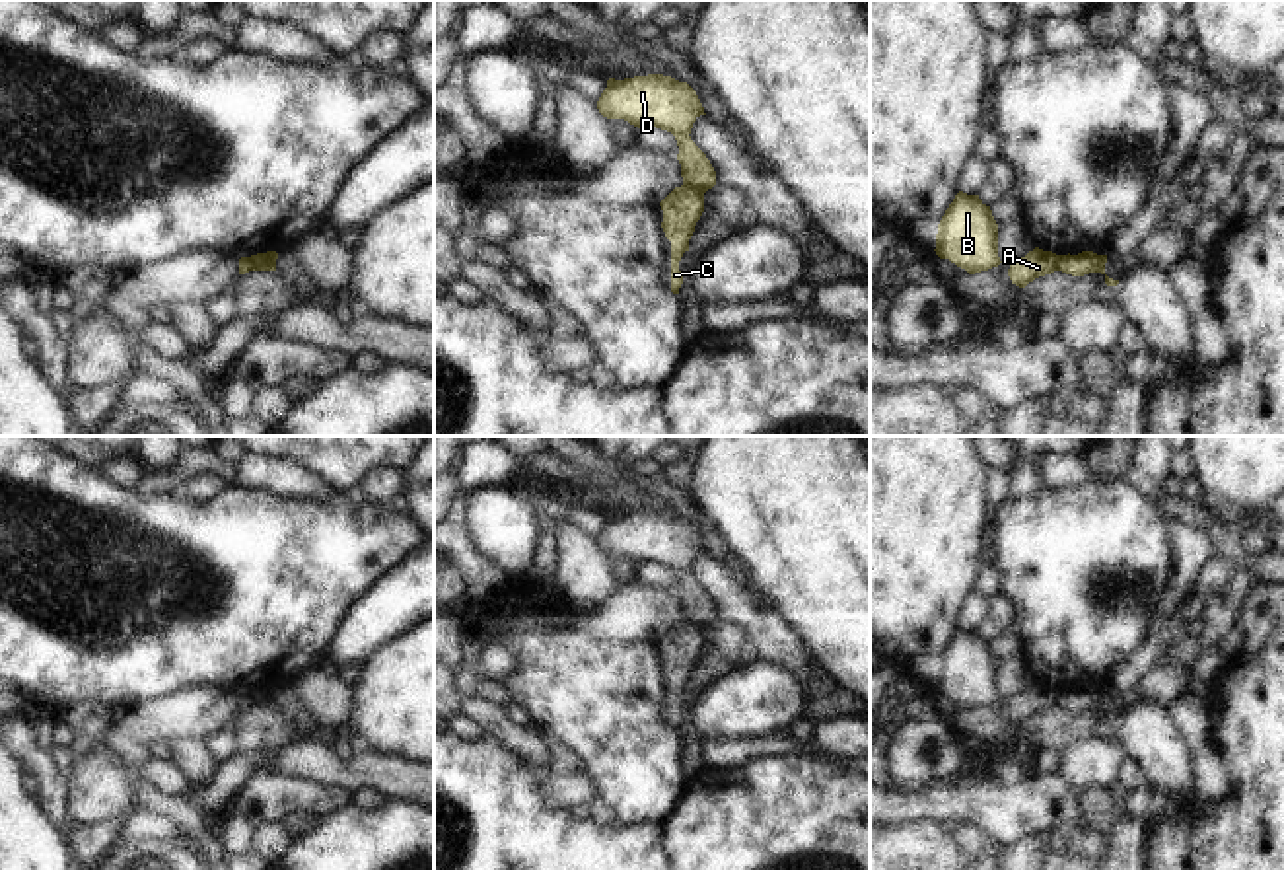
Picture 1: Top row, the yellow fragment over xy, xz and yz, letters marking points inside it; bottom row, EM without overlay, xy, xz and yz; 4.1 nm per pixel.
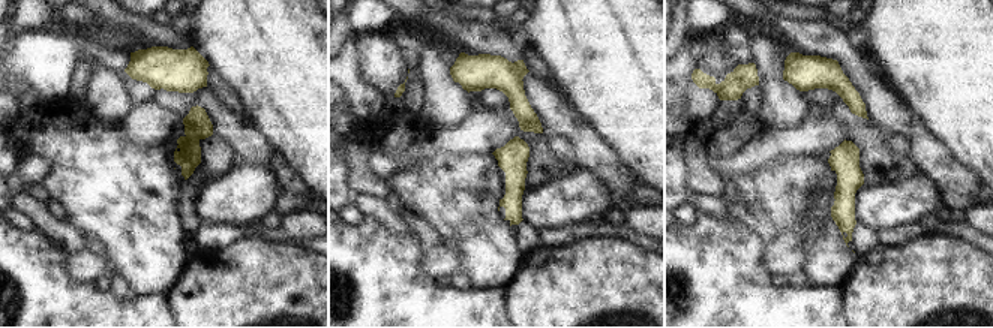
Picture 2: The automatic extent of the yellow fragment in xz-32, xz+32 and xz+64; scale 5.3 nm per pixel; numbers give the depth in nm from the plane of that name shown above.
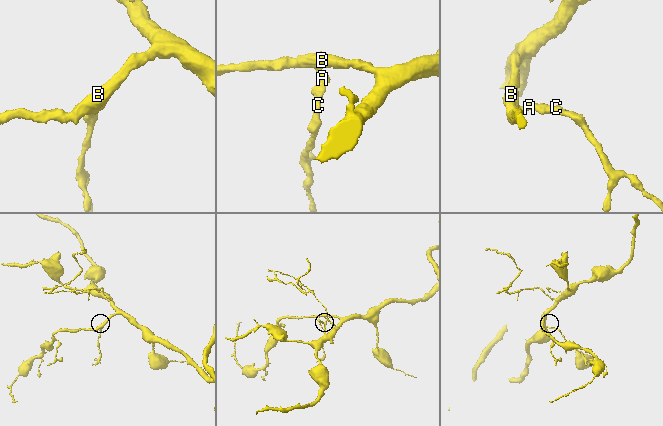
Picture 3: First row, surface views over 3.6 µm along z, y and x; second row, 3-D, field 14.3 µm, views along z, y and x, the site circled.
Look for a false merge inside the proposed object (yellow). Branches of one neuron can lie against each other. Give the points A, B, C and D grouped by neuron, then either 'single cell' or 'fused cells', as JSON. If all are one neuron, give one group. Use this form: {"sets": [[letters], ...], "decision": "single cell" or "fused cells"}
{"sets": [["A", "B", "D"], ["C"]], "decision": "fused cells"}

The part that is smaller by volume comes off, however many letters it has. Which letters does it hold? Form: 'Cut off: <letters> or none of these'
Cut off: C

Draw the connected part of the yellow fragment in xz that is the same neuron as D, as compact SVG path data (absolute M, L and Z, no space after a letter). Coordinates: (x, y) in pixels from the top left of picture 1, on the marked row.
M663 74L607 80L597 109L607 119L624 119L634 127L652 125L675 136L683 185L706 193L716 171L706 154L691 140L693 123L706 115L696 91Z

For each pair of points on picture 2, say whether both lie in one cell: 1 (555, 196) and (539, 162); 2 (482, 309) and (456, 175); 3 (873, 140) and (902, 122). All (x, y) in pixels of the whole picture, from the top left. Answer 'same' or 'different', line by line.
1: different
2: different
3: different

